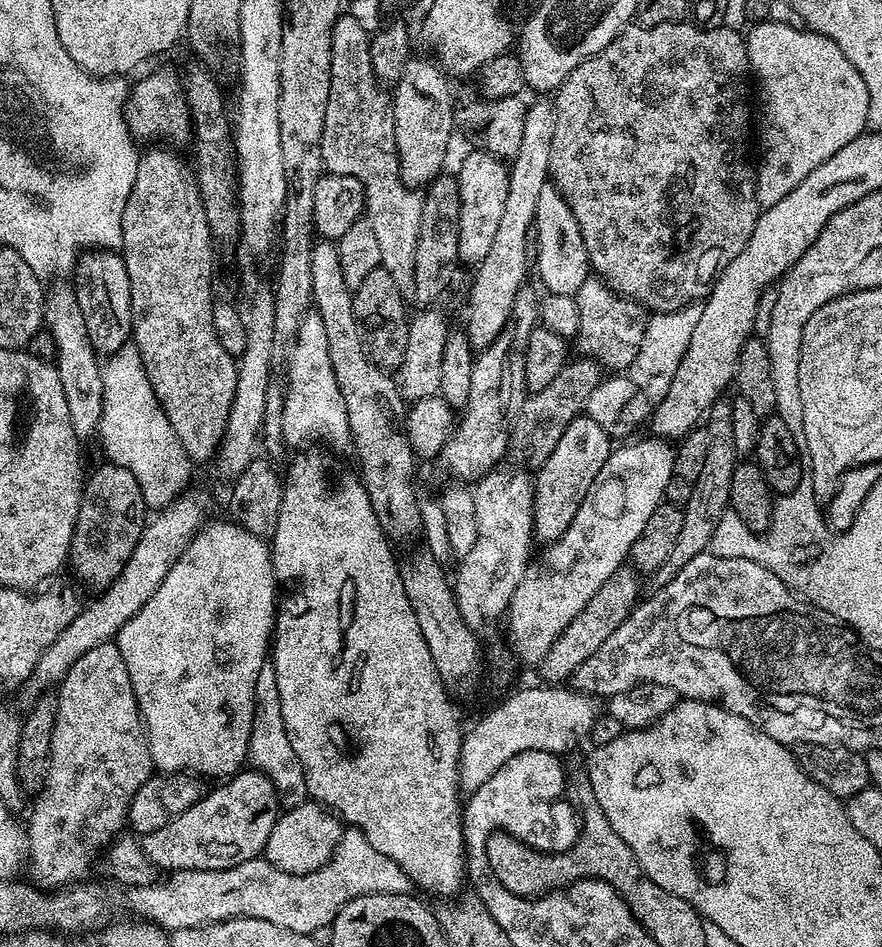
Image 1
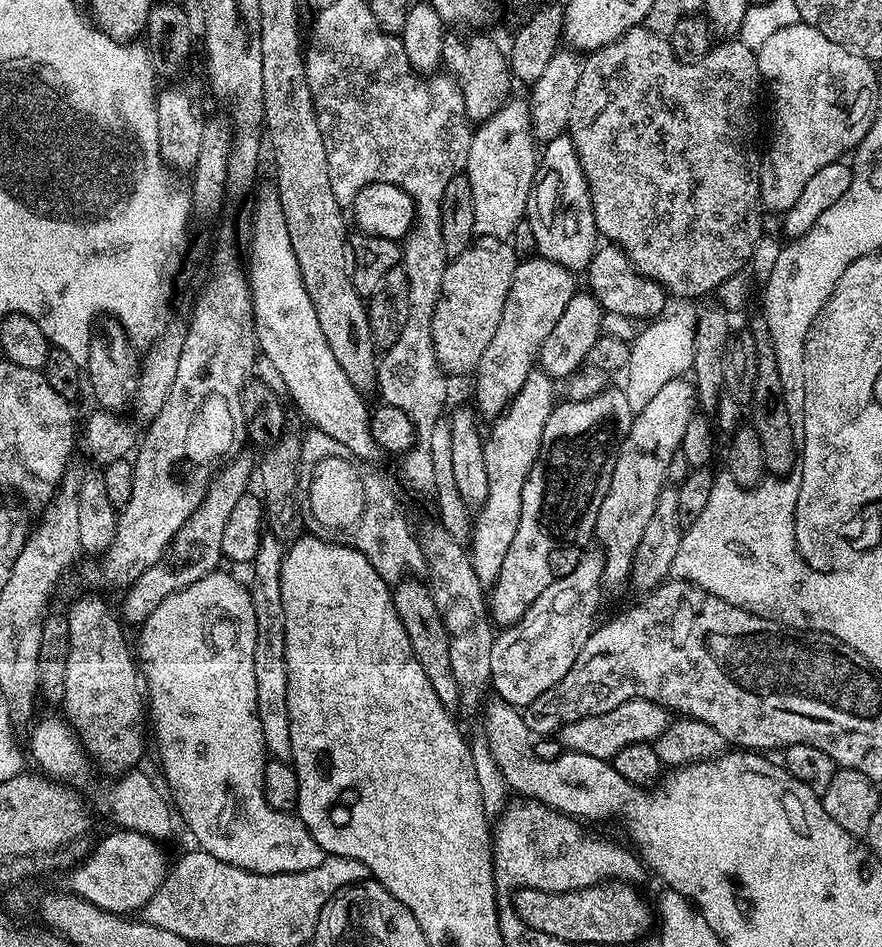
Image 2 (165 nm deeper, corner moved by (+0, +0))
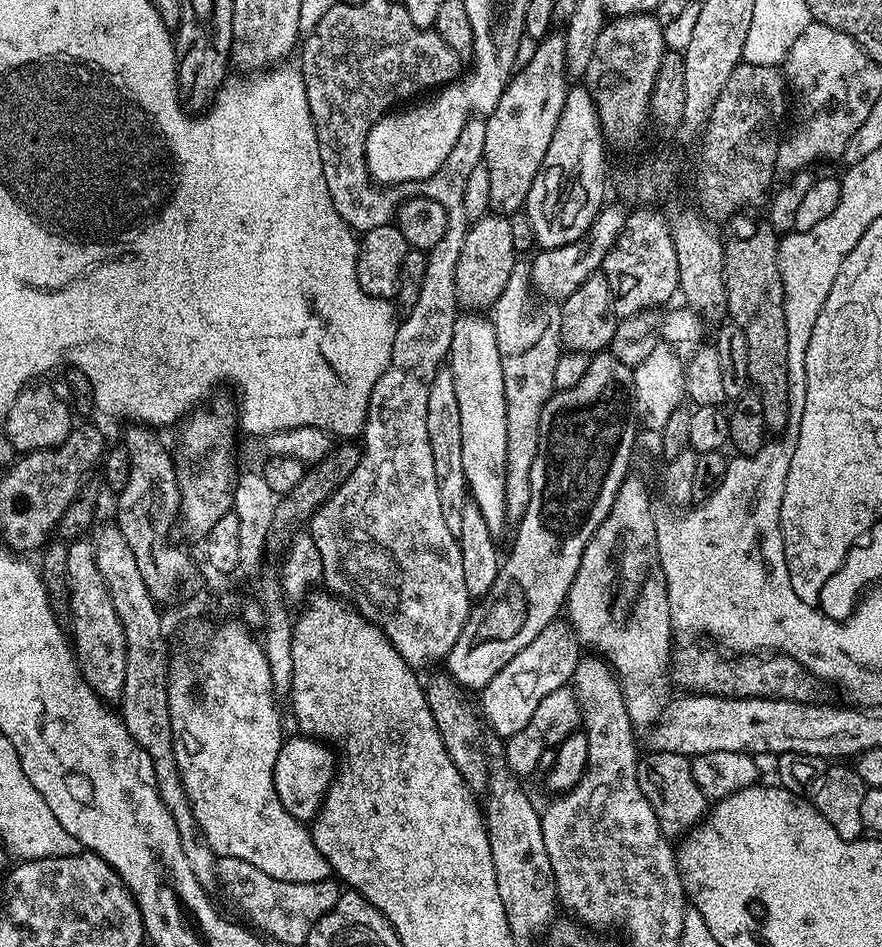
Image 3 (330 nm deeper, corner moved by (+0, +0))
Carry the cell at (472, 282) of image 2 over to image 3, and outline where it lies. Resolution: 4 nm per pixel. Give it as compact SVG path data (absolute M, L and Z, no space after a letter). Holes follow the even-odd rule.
M489 213L473 221L462 246L461 257L455 270L457 301L470 310L486 310L495 304L498 295L506 288L513 266L518 263L509 219L502 214Z

